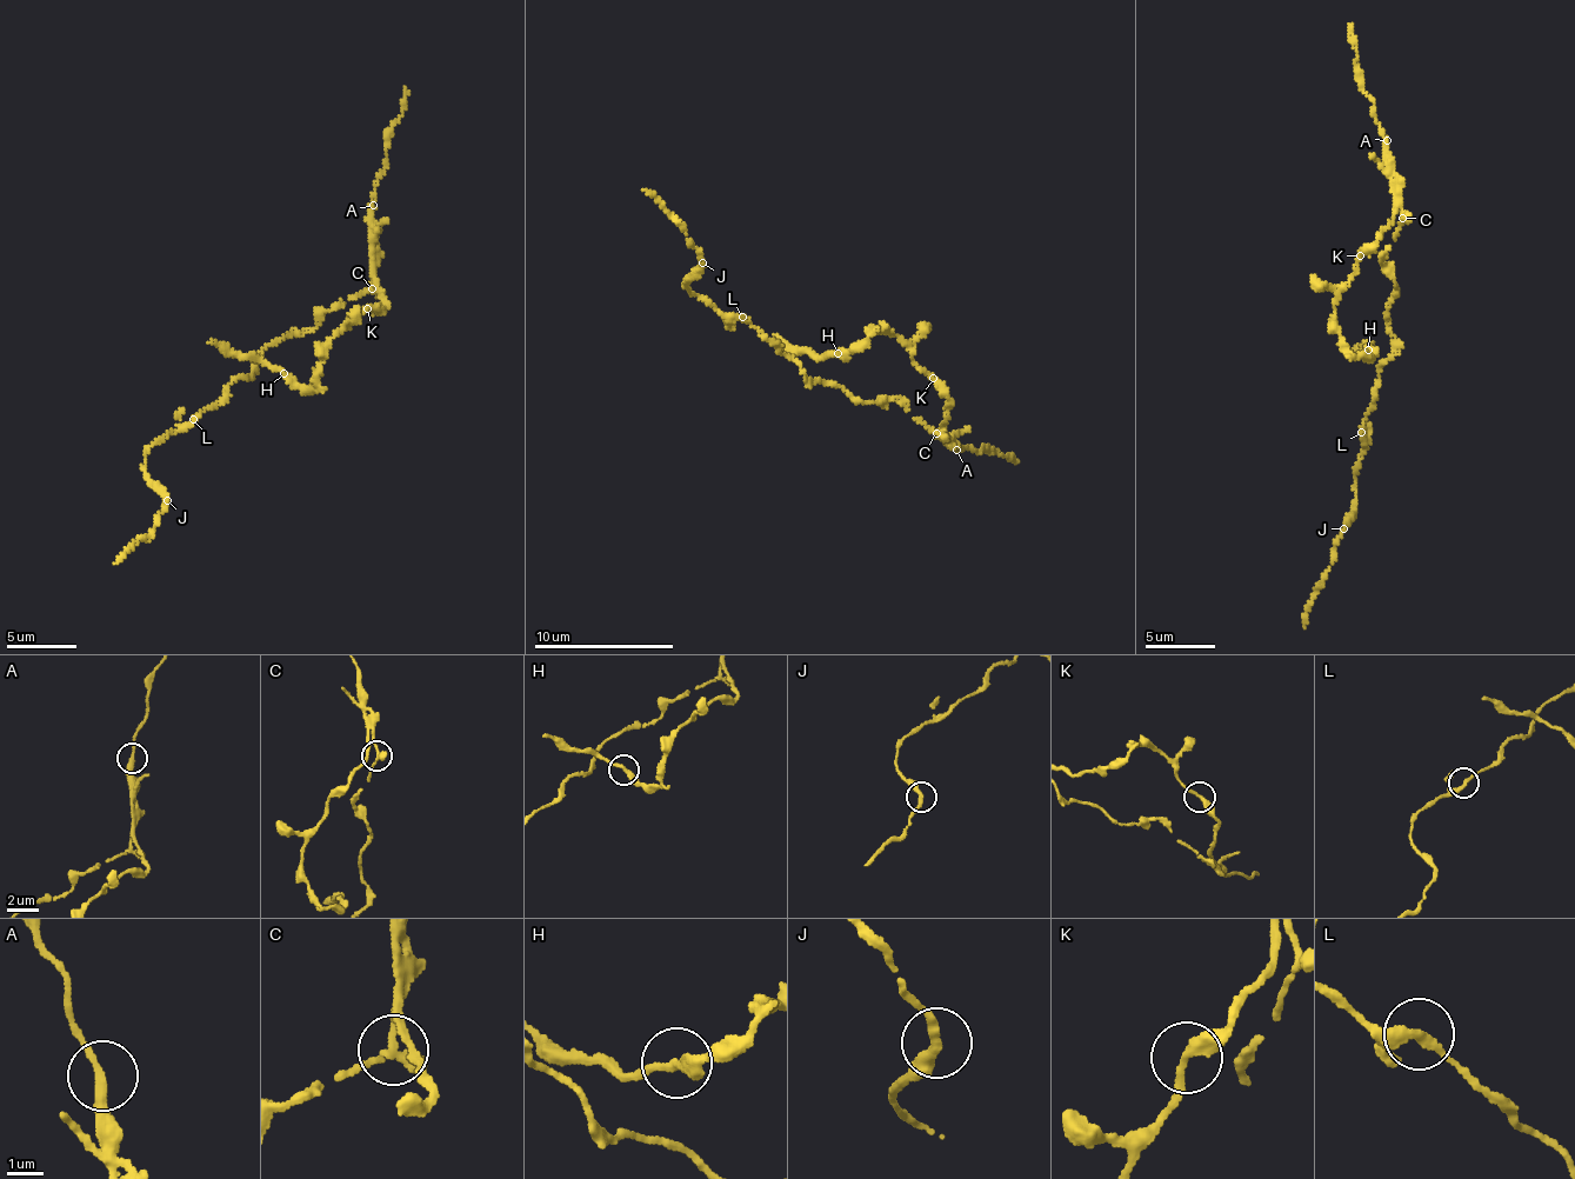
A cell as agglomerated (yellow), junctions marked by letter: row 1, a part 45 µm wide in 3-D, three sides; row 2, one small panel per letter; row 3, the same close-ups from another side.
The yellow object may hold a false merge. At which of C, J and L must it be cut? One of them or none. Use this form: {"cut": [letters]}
{"cut": ["C"]}

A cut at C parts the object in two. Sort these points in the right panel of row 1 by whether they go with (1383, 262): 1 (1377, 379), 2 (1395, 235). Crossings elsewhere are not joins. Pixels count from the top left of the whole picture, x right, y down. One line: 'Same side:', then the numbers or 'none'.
Same side: 1, 2

